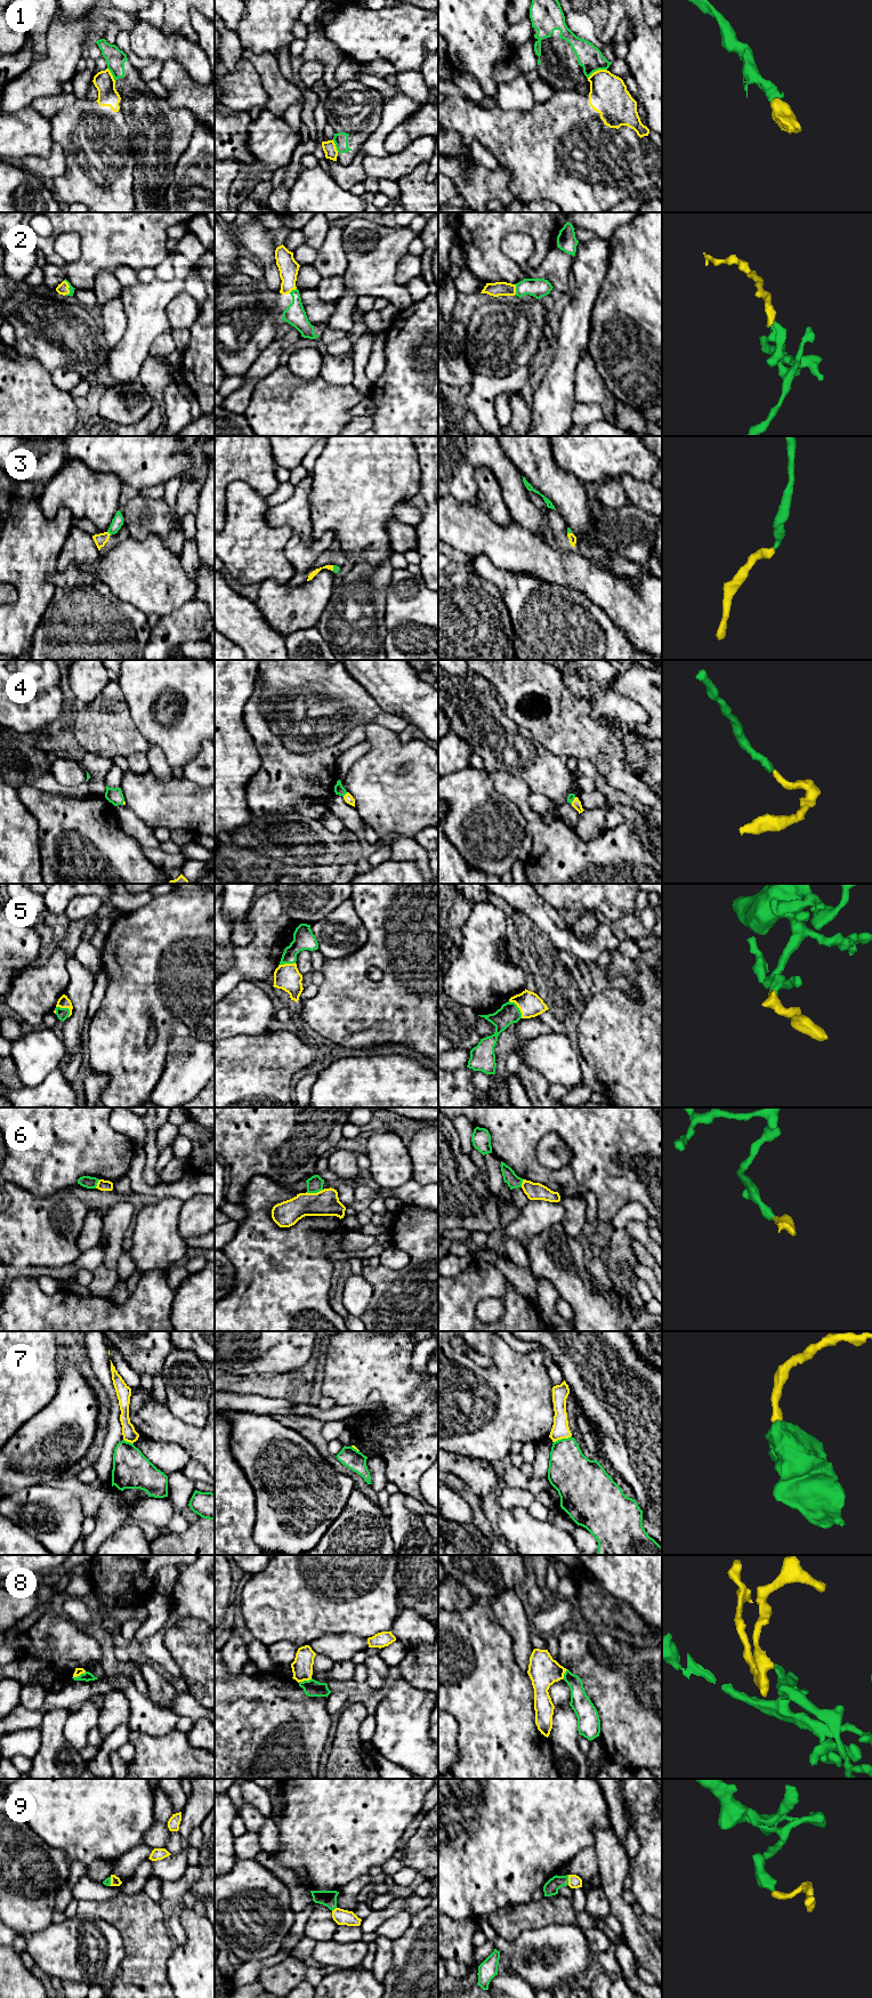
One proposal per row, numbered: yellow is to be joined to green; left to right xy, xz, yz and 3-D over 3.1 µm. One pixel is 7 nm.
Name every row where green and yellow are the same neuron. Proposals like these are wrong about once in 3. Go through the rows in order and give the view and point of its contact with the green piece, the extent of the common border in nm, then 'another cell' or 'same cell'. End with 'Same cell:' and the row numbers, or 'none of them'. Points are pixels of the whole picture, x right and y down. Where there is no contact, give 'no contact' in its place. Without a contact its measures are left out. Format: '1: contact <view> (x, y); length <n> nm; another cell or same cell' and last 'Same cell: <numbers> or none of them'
1: contact yz (596, 70); length 160 nm; another cell
2: contact yz (516, 289); length 70 nm; same cell
3: contact xy (110, 533); length 40 nm; same cell
4: contact xz (345, 794); length 50 nm; same cell
5: contact xy (66, 1008); length 120 nm; same cell
6: contact xz (314, 1192); length 120 nm; another cell
7: contact yz (562, 1439); length 140 nm; another cell
8: contact xz (305, 1681); length 110 nm; another cell
9: contact yz (567, 1879); length 70 nm; same cell
Same cell: 2, 3, 4, 5, 9

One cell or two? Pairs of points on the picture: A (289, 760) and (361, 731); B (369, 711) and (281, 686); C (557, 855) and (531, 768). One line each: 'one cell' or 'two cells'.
A: one cell
B: one cell
C: two cells

